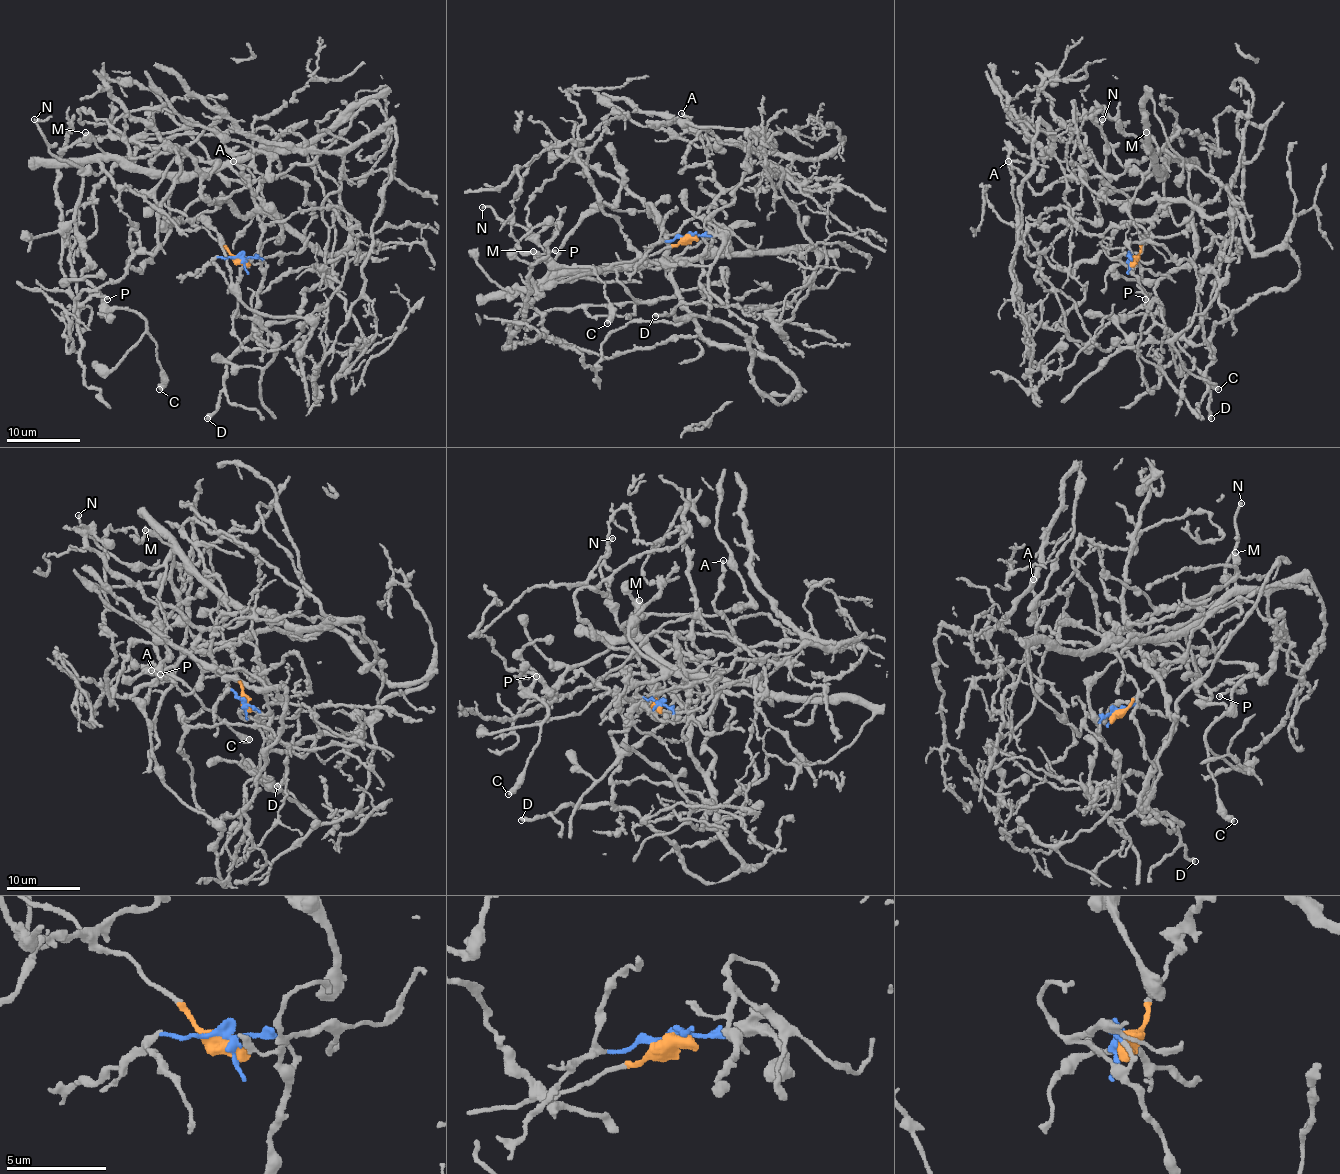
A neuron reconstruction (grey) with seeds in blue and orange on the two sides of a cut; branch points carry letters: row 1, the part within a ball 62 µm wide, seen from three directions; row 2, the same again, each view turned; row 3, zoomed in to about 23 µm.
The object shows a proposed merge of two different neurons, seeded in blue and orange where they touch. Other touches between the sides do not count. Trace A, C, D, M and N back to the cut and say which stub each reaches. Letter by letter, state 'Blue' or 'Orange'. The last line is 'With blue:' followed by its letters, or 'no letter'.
A: Blue
C: Orange
D: Blue
M: Orange
N: Orange
With blue: A, D

